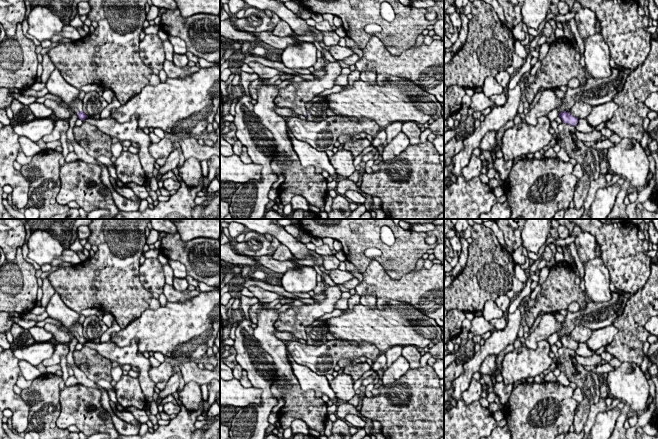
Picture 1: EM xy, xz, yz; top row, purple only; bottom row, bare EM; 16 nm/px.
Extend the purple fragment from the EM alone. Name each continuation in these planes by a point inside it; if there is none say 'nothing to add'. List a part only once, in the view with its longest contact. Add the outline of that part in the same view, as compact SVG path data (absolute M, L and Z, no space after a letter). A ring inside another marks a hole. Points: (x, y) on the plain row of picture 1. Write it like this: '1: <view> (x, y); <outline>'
1: xy (56, 309); M57 292L48 301L46 312L49 318L60 321L62 329L68 331L72 337L78 339L83 334L83 326L78 321L80 314L68 308Z

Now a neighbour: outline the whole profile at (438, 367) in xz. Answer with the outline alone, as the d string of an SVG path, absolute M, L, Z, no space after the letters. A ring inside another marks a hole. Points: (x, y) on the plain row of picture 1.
M437 359L432 368L439 379L444 379L444 359Z

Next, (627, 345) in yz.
M658 262L651 264L651 272L644 287L631 295L624 312L612 321L618 329L606 351L621 362L633 362L640 366L643 361L643 345L650 336L645 324L653 317L652 303L658 299Z

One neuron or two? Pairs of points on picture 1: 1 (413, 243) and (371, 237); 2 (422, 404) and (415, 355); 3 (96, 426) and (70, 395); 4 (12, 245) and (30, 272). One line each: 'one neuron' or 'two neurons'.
1: one neuron
2: two neurons
3: one neuron
4: two neurons

